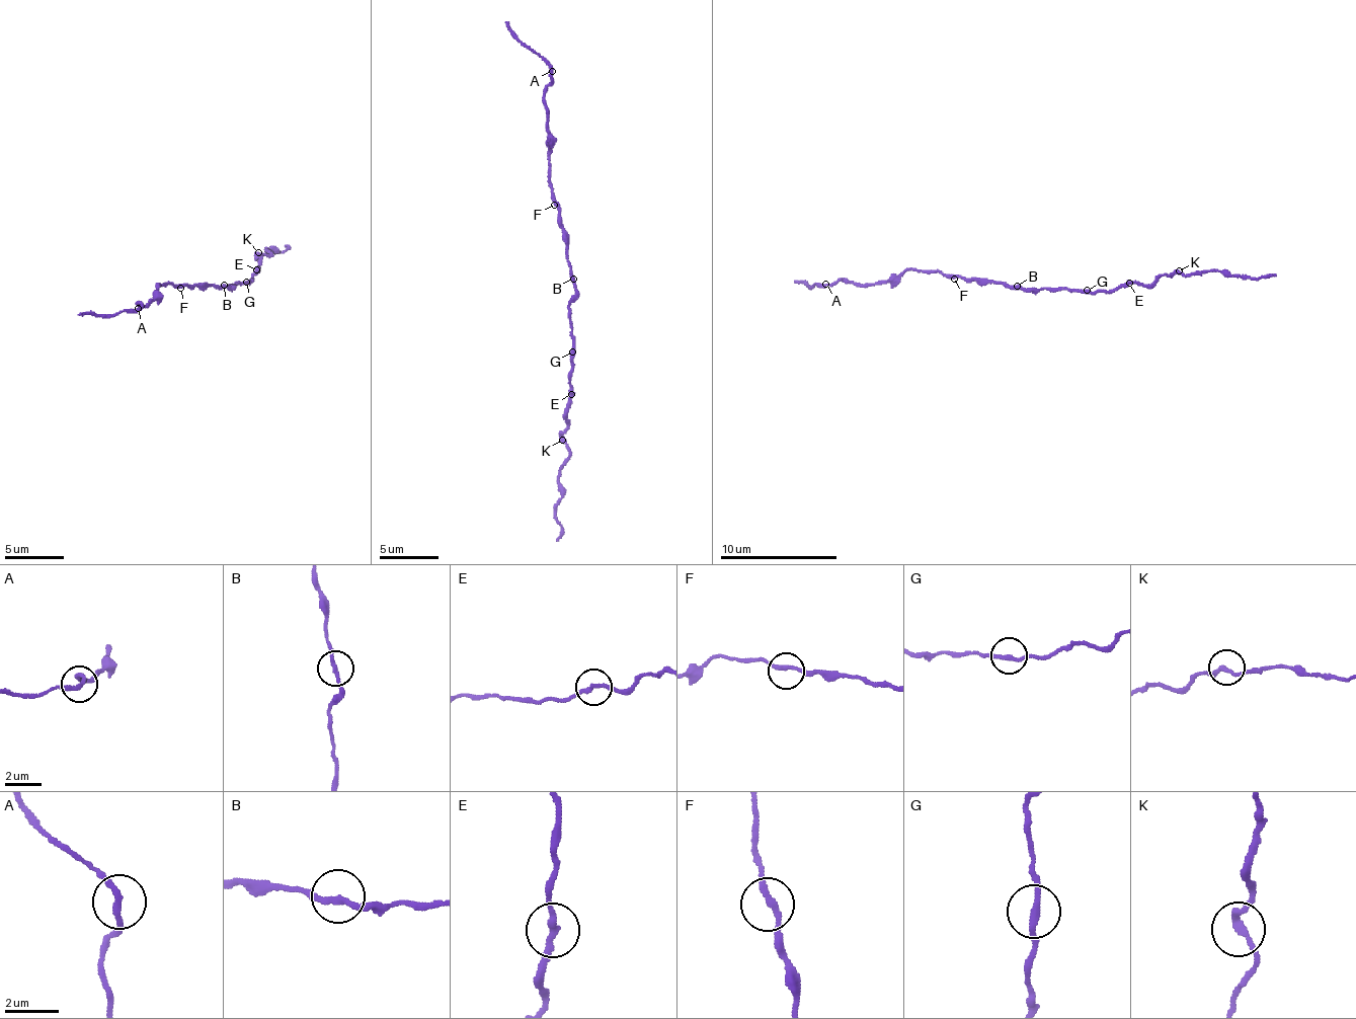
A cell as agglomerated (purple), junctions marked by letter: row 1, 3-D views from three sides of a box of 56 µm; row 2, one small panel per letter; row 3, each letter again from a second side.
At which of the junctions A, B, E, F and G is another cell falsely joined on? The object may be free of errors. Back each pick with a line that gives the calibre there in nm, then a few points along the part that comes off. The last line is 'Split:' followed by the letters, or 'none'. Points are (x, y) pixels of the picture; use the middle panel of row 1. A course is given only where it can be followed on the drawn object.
Split: none

